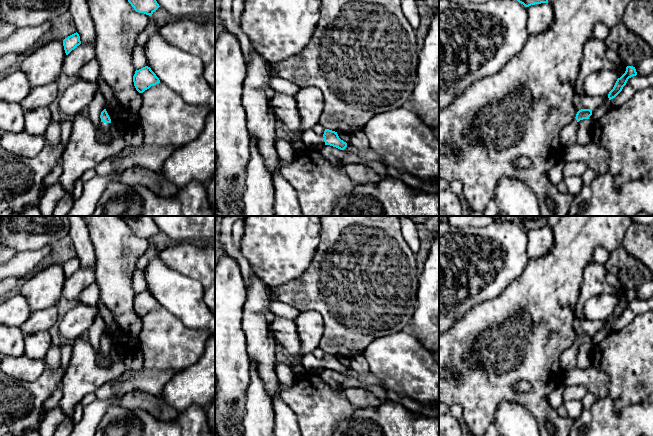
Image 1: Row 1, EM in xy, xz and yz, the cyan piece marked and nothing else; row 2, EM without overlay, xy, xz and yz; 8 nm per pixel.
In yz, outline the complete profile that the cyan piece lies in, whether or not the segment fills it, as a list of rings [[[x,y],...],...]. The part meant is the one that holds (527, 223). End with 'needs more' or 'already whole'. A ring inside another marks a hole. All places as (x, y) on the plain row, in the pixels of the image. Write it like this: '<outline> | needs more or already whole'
[[[493,216],[498,220],[507,220],[517,224],[525,231],[535,228],[548,227],[548,216]]] | already whole

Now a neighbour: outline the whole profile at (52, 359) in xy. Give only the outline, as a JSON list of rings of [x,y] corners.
[[[51,345],[44,358],[46,367],[57,369],[61,364],[61,347],[59,345]]]

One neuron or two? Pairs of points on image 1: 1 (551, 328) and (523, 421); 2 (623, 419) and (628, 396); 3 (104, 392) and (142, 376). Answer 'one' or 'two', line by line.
1: two
2: two
3: one

